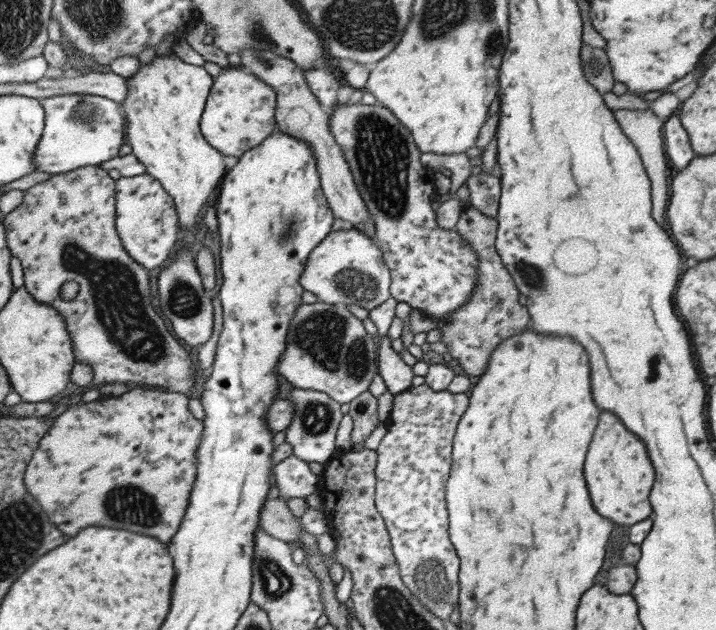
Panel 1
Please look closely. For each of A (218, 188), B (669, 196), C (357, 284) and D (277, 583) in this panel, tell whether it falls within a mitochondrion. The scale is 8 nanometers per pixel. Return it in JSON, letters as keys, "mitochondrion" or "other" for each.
{"A":"other","B":"other","C":"mitochondrion","D":"mitochondrion"}

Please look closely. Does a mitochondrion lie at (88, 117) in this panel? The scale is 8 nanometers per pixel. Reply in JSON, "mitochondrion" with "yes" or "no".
{"mitochondrion":"yes"}

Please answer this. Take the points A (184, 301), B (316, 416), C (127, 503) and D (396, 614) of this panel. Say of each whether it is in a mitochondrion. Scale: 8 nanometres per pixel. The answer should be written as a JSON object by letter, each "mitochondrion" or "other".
{"A":"mitochondrion","B":"mitochondrion","C":"mitochondrion","D":"mitochondrion"}

